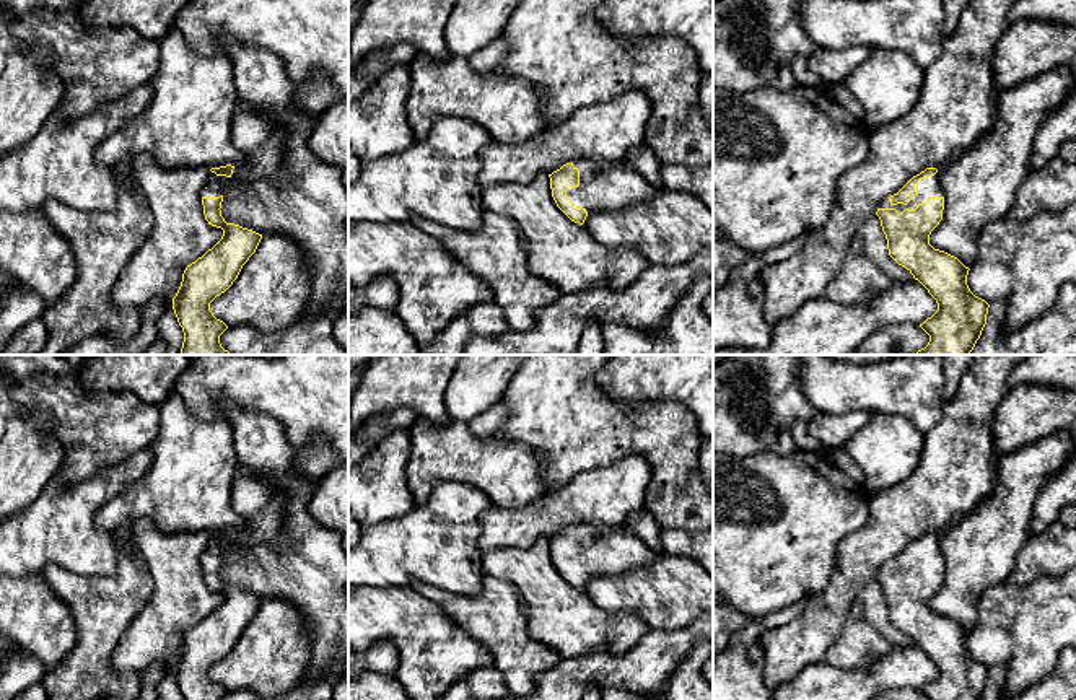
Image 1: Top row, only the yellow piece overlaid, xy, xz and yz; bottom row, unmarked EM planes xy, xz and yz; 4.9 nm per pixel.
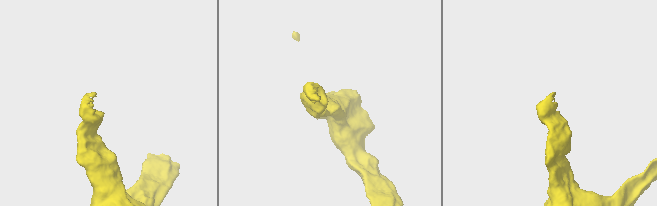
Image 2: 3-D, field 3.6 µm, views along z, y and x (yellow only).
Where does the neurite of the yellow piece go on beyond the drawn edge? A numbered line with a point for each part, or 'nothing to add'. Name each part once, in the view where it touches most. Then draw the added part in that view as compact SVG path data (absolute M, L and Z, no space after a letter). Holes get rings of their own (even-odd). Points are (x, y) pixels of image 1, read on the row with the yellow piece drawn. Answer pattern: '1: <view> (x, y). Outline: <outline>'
1: yz (928, 188). Outline: M934 174L931 177L920 179L918 194L912 197L907 205L903 203L892 205L887 197L879 208L895 208L899 213L902 213L905 208L915 210L918 203L926 202L929 197L943 197L943 195L944 194L939 186L938 174Z

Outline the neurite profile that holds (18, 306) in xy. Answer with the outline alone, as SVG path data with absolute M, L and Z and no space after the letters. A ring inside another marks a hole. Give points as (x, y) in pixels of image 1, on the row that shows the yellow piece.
M0 269L0 353L29 321L41 319L49 306L24 290L8 272Z

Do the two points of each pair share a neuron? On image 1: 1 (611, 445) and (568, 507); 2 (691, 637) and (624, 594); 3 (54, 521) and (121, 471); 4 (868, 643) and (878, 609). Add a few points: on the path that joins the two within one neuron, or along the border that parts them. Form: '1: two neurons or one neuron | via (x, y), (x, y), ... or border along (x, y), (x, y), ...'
1: two neurons | border along (632, 453), (611, 464), (580, 471), (562, 485)
2: two neurons | border along (695, 621), (682, 629), (650, 630)
3: one neuron | via (70, 511), (104, 485)
4: two neurons | border along (858, 599), (863, 604), (866, 621), (892, 645)

